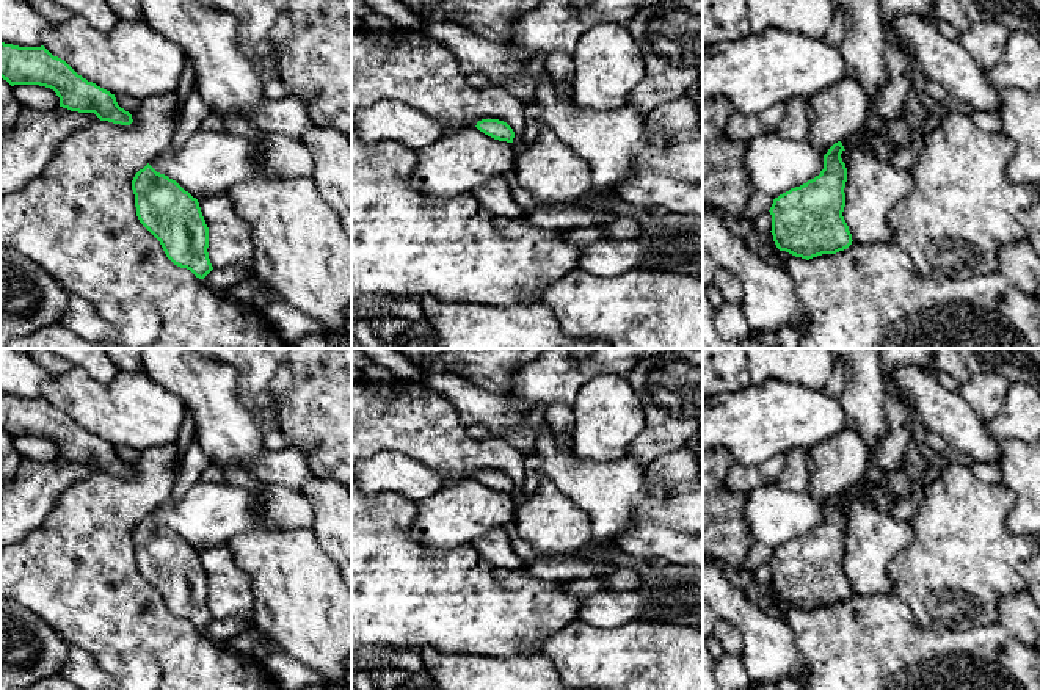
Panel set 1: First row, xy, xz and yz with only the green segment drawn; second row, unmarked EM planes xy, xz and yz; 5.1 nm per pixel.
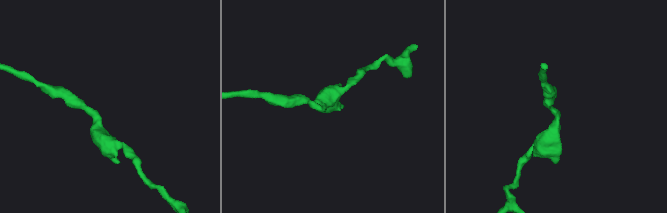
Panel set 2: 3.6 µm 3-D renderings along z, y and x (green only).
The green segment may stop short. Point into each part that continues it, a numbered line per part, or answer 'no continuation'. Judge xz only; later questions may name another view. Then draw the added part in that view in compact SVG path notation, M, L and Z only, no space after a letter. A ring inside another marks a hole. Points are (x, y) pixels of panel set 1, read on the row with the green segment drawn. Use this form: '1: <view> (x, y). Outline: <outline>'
no continuation

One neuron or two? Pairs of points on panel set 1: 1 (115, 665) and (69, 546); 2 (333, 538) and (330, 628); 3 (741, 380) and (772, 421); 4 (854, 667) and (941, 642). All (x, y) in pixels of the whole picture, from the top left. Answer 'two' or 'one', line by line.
1: two
2: two
3: two
4: one

